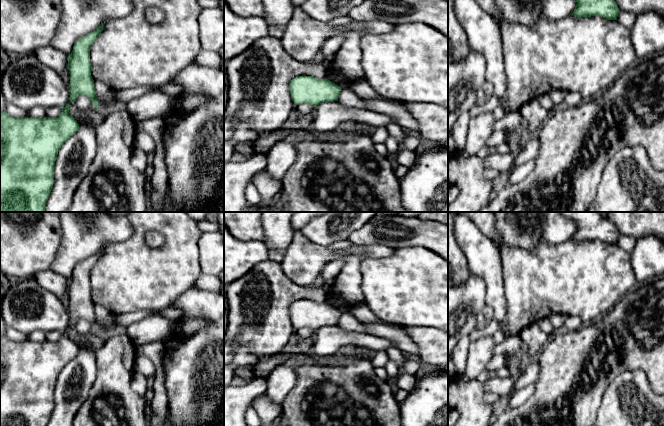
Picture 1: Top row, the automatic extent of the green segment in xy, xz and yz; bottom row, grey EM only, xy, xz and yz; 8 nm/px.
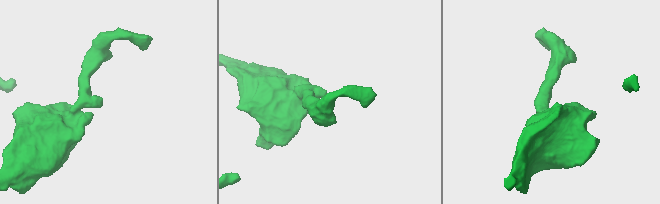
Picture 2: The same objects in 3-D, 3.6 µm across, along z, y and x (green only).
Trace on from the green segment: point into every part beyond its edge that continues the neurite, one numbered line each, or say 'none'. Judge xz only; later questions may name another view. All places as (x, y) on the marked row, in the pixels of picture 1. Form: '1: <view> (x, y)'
none

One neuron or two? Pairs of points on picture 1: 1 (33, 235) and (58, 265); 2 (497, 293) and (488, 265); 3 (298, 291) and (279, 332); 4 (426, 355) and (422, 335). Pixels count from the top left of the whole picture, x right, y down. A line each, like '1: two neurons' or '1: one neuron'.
1: two neurons
2: one neuron
3: one neuron
4: one neuron

